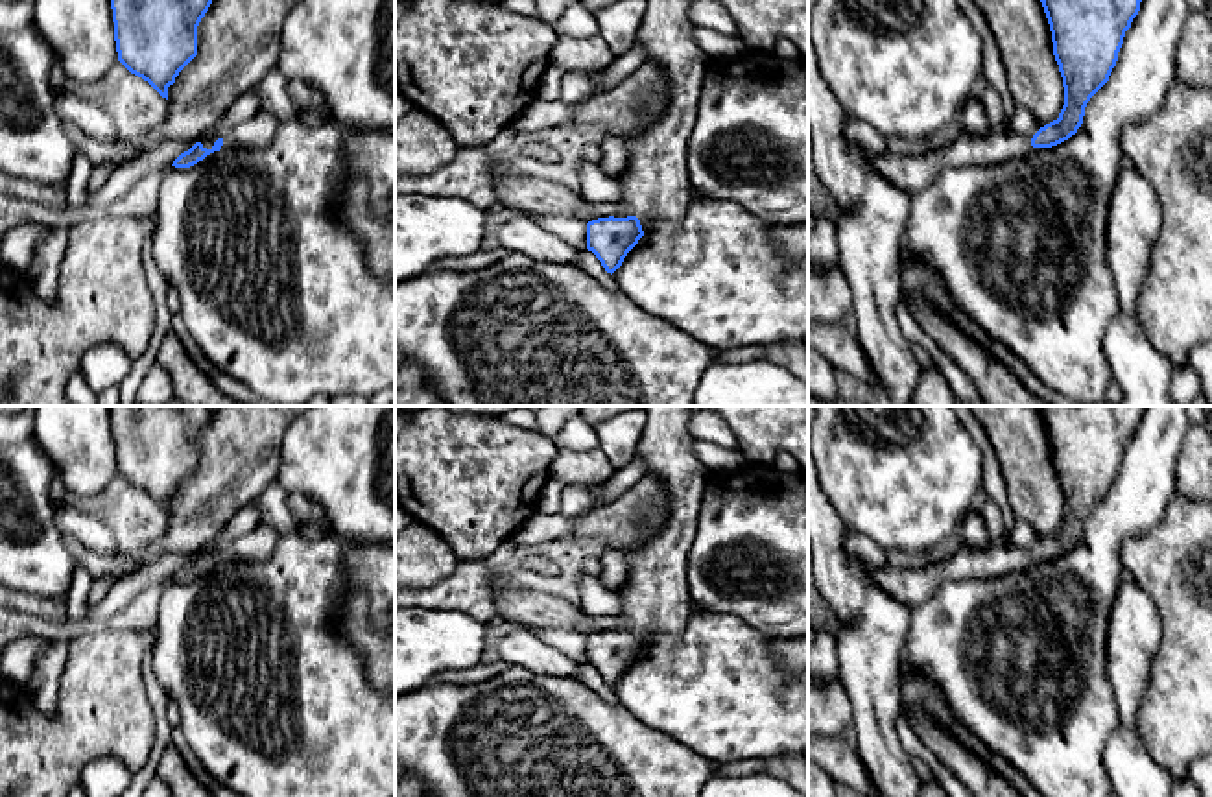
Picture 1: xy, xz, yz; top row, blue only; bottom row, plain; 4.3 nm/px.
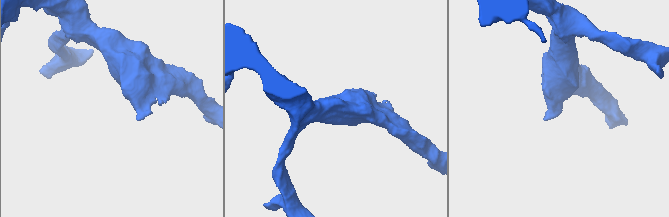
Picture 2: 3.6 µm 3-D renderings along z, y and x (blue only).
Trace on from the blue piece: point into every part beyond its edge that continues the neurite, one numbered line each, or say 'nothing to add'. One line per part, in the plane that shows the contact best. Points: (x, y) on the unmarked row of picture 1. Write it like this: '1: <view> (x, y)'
1: xy (255, 548)

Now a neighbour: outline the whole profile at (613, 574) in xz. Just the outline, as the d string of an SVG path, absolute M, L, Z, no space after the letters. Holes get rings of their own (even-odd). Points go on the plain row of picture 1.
M603 550L598 559L601 563L601 572L598 574L601 585L611 590L620 590L627 581L625 552Z

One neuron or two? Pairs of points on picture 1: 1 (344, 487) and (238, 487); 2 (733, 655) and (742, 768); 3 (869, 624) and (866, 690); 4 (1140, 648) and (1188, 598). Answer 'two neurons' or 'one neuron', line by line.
1: two neurons
2: two neurons
3: one neuron
4: two neurons

